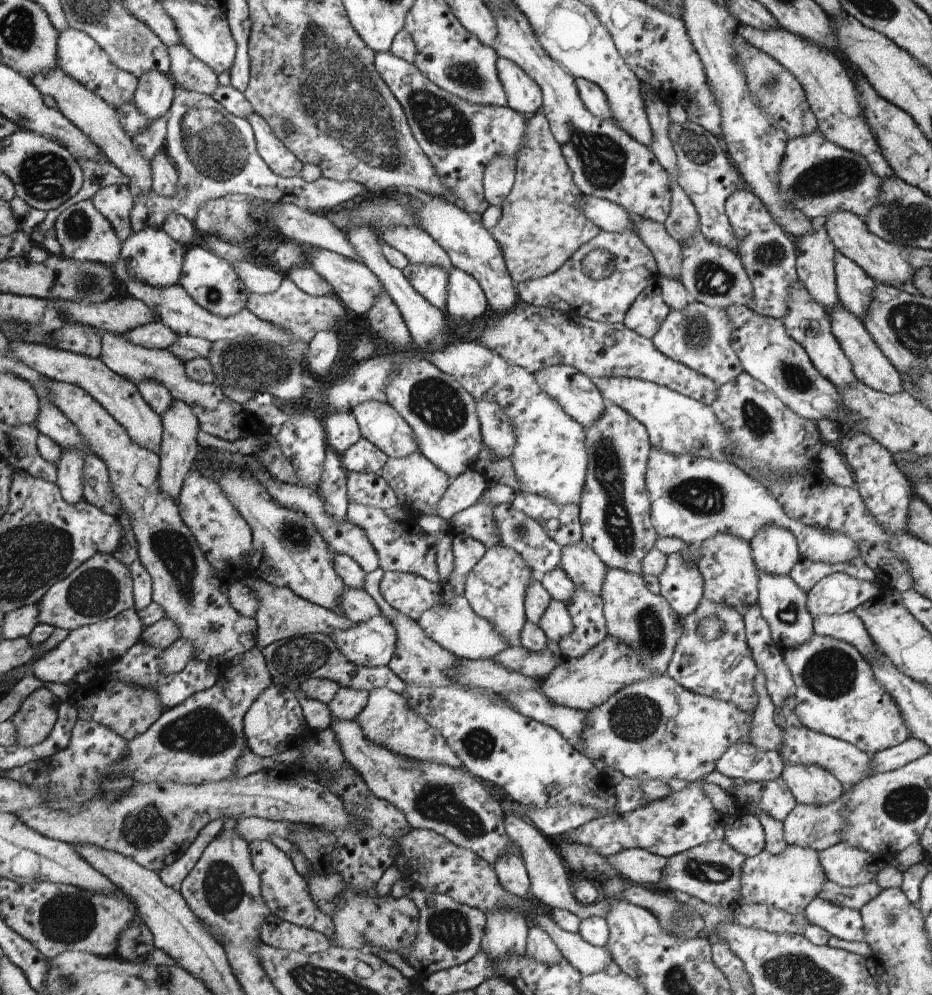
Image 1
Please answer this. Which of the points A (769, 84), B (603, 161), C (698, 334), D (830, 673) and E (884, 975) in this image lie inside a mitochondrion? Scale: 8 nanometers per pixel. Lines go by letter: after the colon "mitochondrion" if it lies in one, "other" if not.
A: mitochondrion
B: mitochondrion
C: mitochondrion
D: mitochondrion
E: other

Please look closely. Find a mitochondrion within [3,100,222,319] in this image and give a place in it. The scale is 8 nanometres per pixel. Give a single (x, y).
(45, 176)

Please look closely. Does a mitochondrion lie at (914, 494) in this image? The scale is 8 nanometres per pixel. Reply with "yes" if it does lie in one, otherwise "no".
no

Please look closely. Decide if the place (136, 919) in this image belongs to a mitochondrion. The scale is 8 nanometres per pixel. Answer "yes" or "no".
no

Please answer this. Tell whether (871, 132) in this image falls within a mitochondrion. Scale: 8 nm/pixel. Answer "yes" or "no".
no

